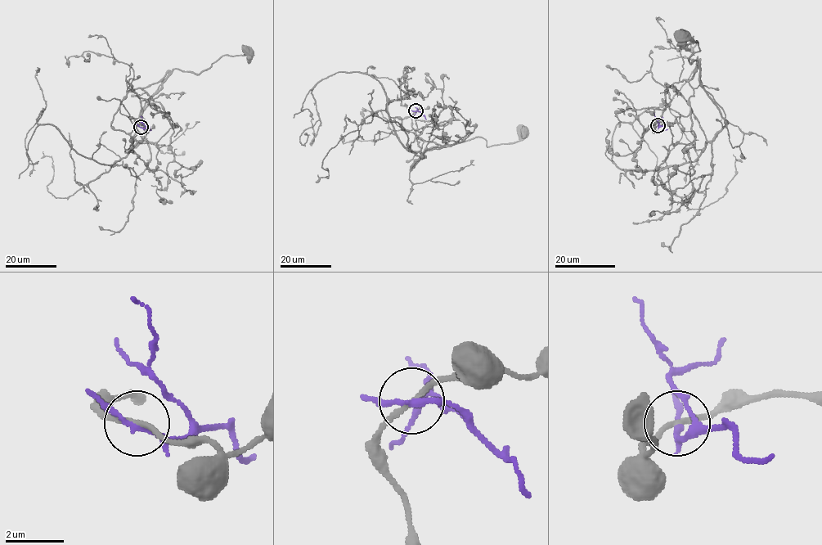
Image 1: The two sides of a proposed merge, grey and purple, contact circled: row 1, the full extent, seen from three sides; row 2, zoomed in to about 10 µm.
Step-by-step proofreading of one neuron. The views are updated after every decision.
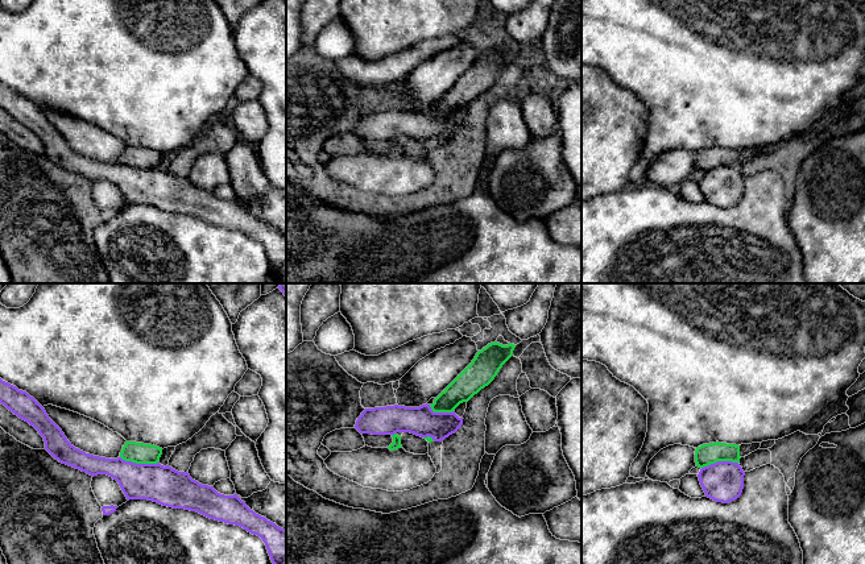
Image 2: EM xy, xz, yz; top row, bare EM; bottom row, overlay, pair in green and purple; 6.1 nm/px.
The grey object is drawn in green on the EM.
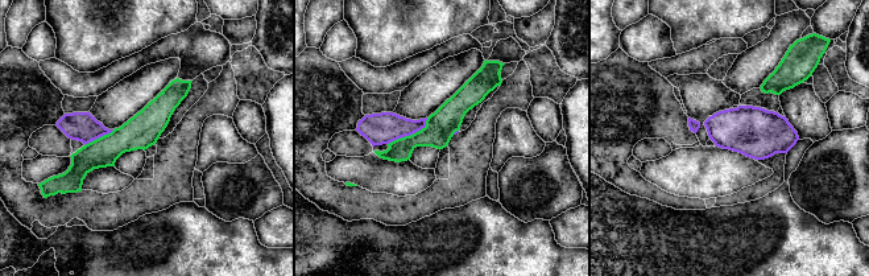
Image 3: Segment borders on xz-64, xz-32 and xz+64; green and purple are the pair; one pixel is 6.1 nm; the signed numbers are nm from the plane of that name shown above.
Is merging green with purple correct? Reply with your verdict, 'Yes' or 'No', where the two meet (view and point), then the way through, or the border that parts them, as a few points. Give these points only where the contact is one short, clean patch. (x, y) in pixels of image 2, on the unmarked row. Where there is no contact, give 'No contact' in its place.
No. Touches green at xy (139, 168). Boundary: xy (120, 161), (128, 166), (157, 168)

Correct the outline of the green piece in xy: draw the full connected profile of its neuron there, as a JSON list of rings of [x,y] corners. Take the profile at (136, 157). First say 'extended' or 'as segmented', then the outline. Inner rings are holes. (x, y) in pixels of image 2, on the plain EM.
as segmented; [[[125,146],[120,162],[136,169],[157,169],[162,159],[162,153],[152,149]]]

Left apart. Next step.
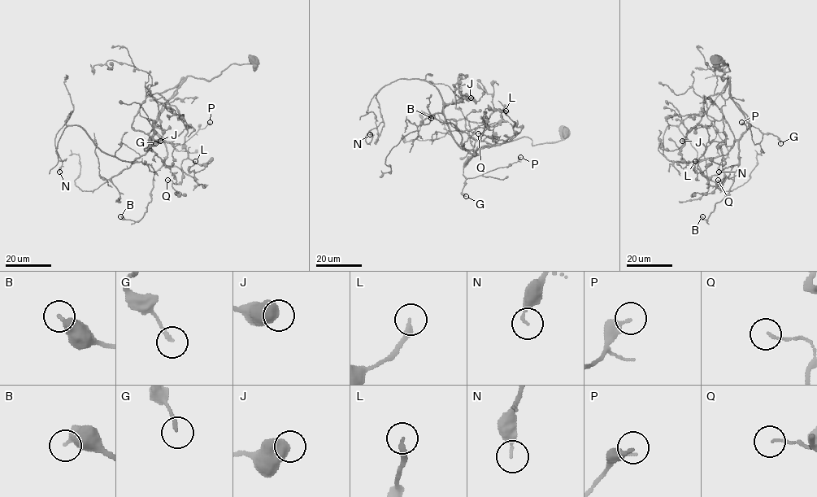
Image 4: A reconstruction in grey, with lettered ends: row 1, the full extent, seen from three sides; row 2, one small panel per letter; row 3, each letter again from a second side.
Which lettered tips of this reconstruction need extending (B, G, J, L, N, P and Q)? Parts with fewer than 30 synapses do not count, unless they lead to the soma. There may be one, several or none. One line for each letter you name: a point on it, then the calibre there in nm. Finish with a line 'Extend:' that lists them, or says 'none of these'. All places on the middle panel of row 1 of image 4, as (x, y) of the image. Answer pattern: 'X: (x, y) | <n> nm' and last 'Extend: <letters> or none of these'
Extend: none of these

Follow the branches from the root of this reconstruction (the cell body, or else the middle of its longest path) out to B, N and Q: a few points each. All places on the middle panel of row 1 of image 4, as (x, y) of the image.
B: (565, 132), (555, 141), (481, 146), (464, 165), (477, 154), (463, 150), (452, 124), (431, 118)
N: (565, 132), (464, 165), (474, 153), (439, 90), (399, 79), (370, 134)
Q: (565, 132), (560, 140), (535, 145), (527, 137), (493, 145), (471, 137), (496, 141), (497, 136), (478, 133)

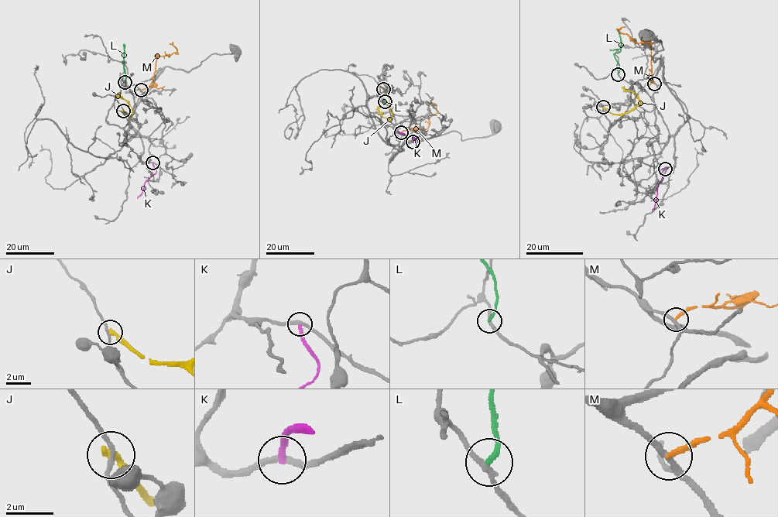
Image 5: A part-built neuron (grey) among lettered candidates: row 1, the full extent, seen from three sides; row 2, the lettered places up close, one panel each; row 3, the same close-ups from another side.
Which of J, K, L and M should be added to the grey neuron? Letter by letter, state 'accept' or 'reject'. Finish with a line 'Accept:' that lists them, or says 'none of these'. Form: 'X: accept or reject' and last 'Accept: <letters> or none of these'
J: reject
K: reject
L: reject
M: reject
Accept: none of these

